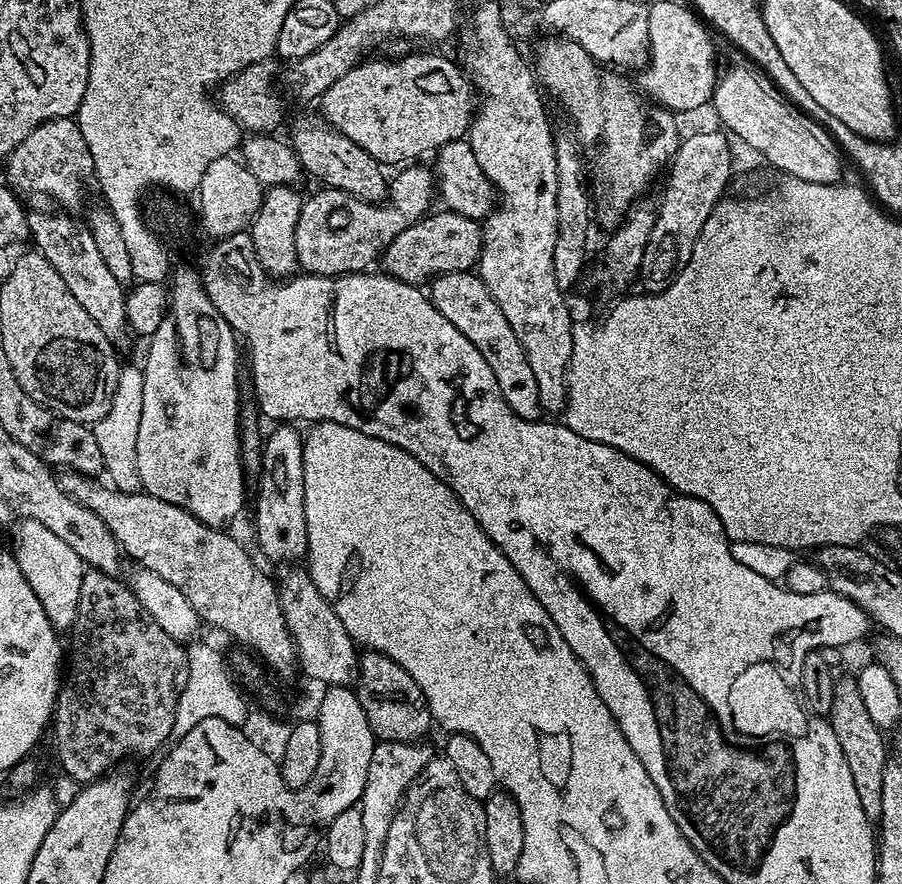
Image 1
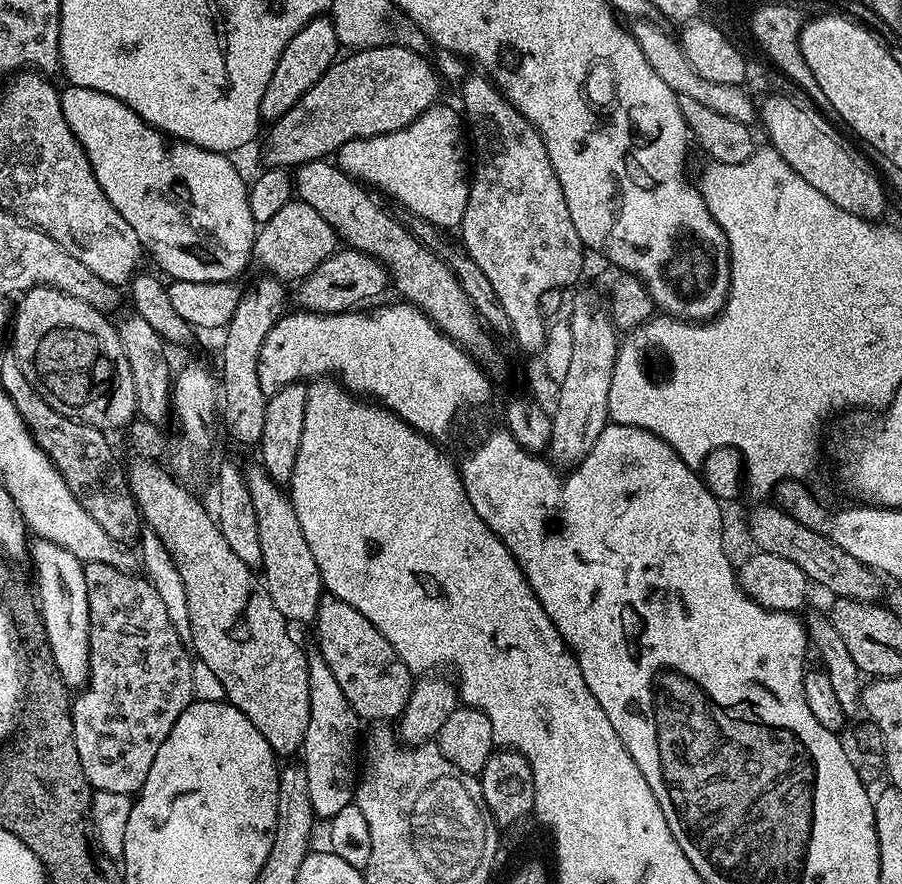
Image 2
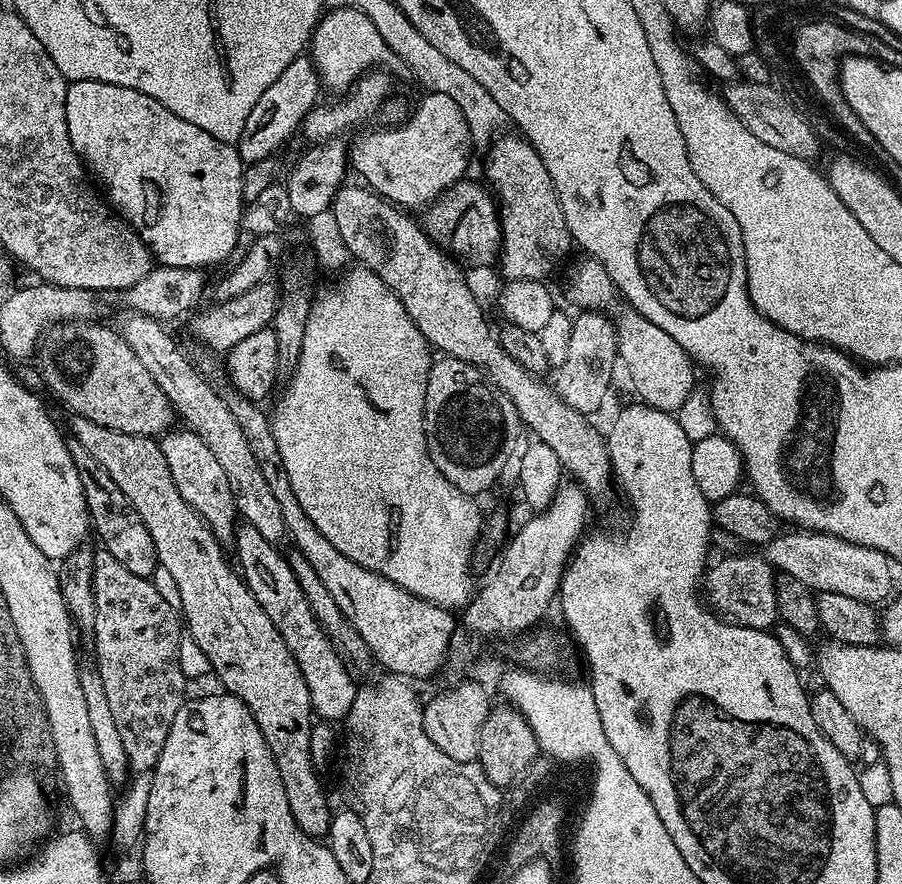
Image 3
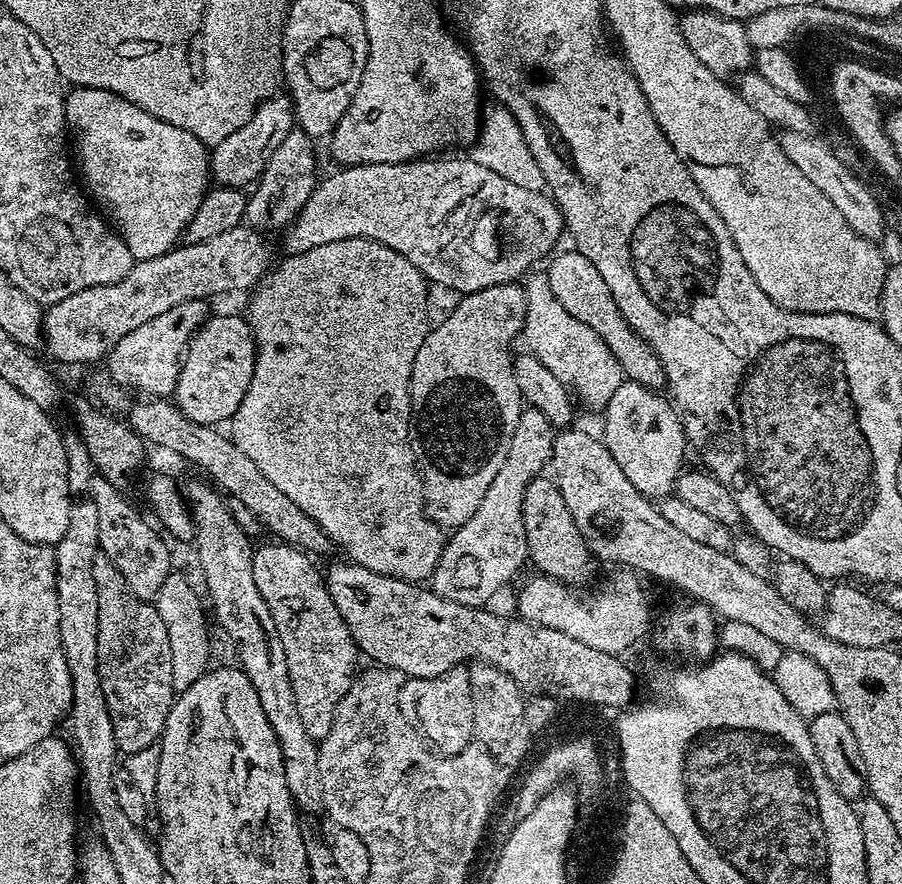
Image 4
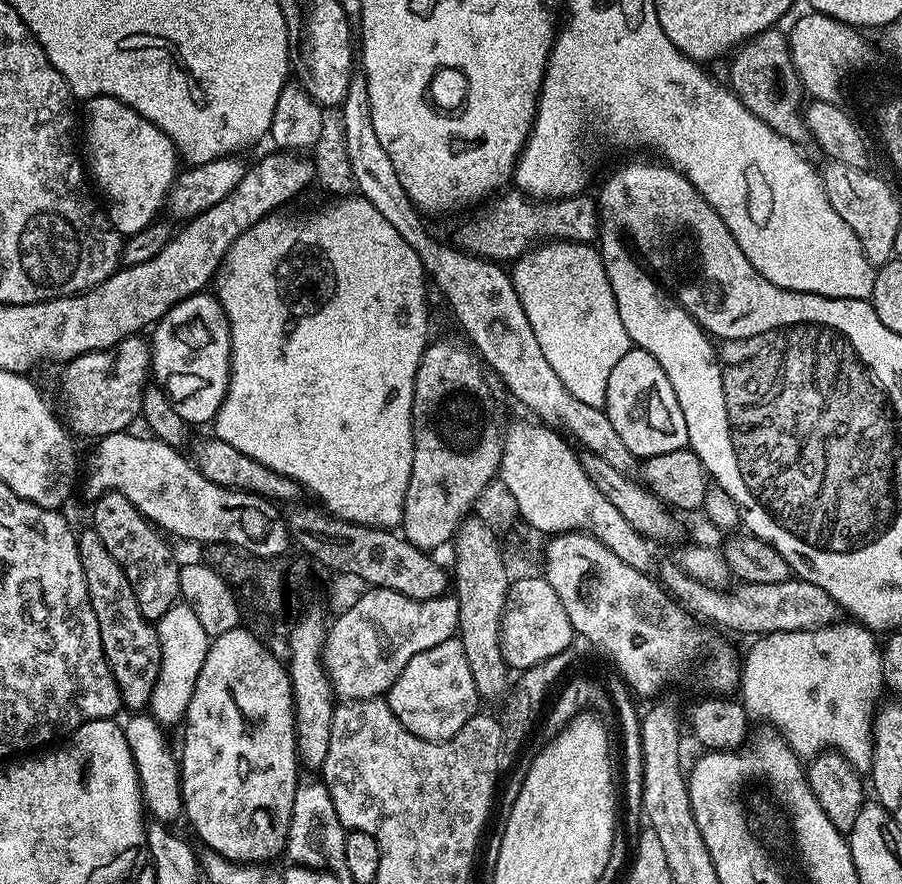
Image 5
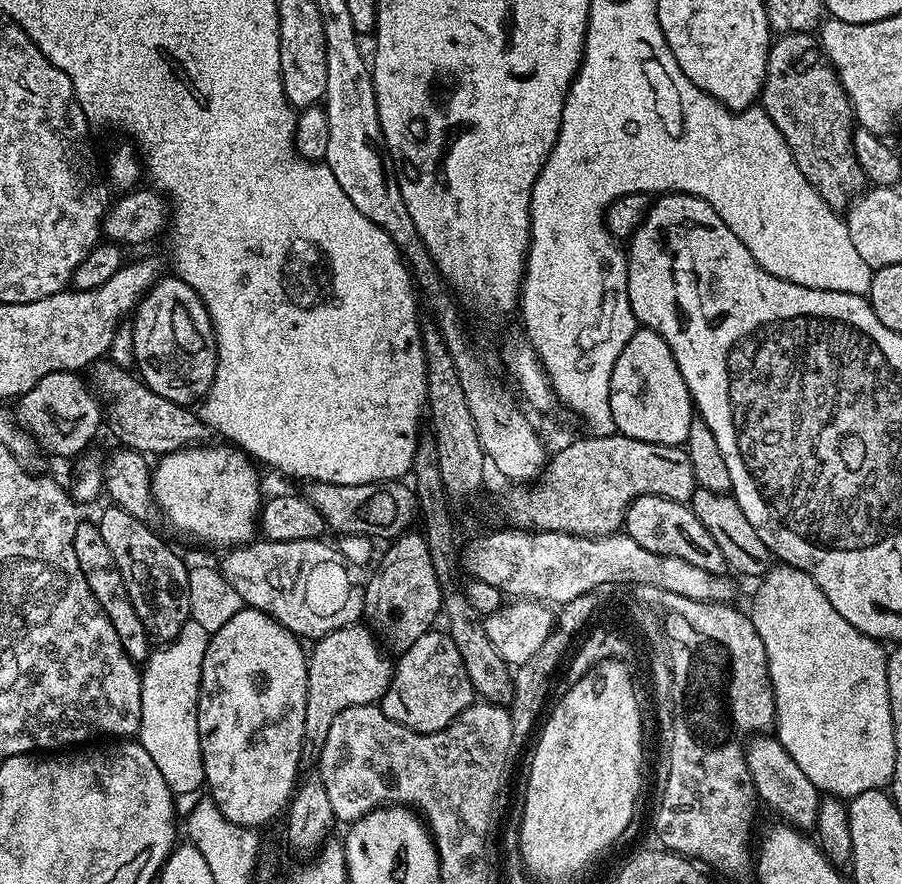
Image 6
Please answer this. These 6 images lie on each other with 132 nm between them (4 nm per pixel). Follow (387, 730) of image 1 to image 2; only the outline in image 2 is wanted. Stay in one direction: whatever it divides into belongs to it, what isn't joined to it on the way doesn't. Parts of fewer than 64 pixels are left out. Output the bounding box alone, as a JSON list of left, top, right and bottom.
[314,594,414,722]

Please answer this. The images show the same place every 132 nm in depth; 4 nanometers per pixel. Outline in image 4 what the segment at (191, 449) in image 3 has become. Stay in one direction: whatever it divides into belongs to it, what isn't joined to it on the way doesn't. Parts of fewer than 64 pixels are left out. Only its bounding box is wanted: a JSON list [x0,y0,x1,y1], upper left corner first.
[182,479,324,813]

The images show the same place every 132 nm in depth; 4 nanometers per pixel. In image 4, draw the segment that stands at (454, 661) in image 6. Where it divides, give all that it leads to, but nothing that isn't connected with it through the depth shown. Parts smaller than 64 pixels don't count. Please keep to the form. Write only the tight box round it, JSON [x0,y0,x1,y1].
[400,667,476,756]

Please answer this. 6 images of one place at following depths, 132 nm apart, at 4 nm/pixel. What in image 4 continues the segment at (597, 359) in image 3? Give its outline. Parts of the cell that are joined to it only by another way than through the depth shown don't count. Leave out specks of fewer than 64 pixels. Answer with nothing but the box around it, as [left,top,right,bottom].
[432,406,556,607]

